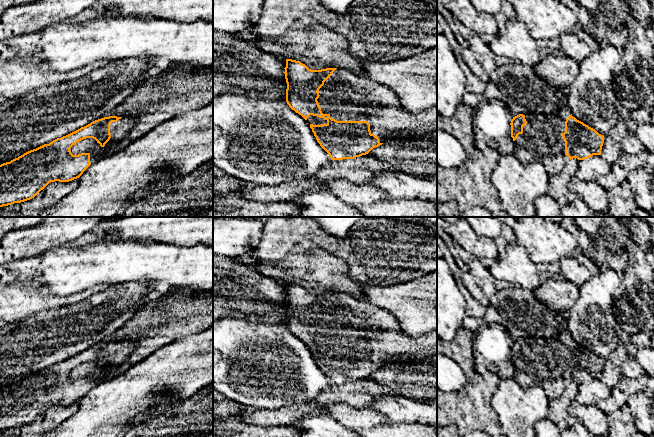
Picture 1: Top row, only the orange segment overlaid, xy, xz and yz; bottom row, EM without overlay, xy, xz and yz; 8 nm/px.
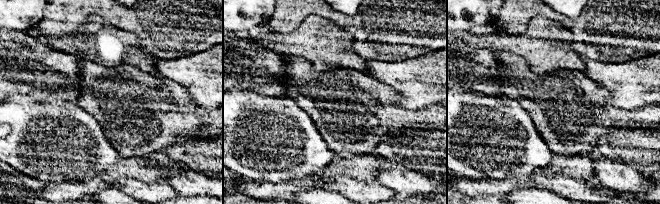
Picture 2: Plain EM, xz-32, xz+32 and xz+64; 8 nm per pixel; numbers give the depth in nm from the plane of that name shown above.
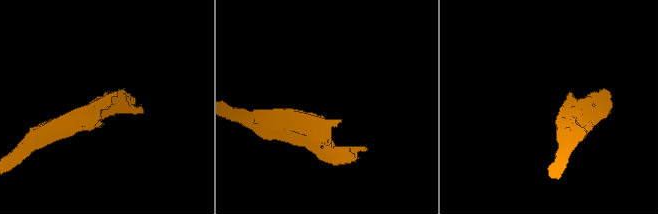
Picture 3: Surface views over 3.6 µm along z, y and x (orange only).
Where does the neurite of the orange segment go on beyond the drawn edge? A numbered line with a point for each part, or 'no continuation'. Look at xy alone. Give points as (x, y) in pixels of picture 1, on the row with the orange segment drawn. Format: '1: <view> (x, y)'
1: xy (119, 130)

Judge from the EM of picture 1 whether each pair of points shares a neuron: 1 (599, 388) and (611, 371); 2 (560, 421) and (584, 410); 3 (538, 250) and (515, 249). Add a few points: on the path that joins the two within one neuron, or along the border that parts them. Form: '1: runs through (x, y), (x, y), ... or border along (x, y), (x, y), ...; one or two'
1: border along (599, 379), (606, 385); two
2: border along (574, 400), (568, 408), (569, 414); two
3: border along (515, 241), (525, 249), (529, 257), (538, 266); two

